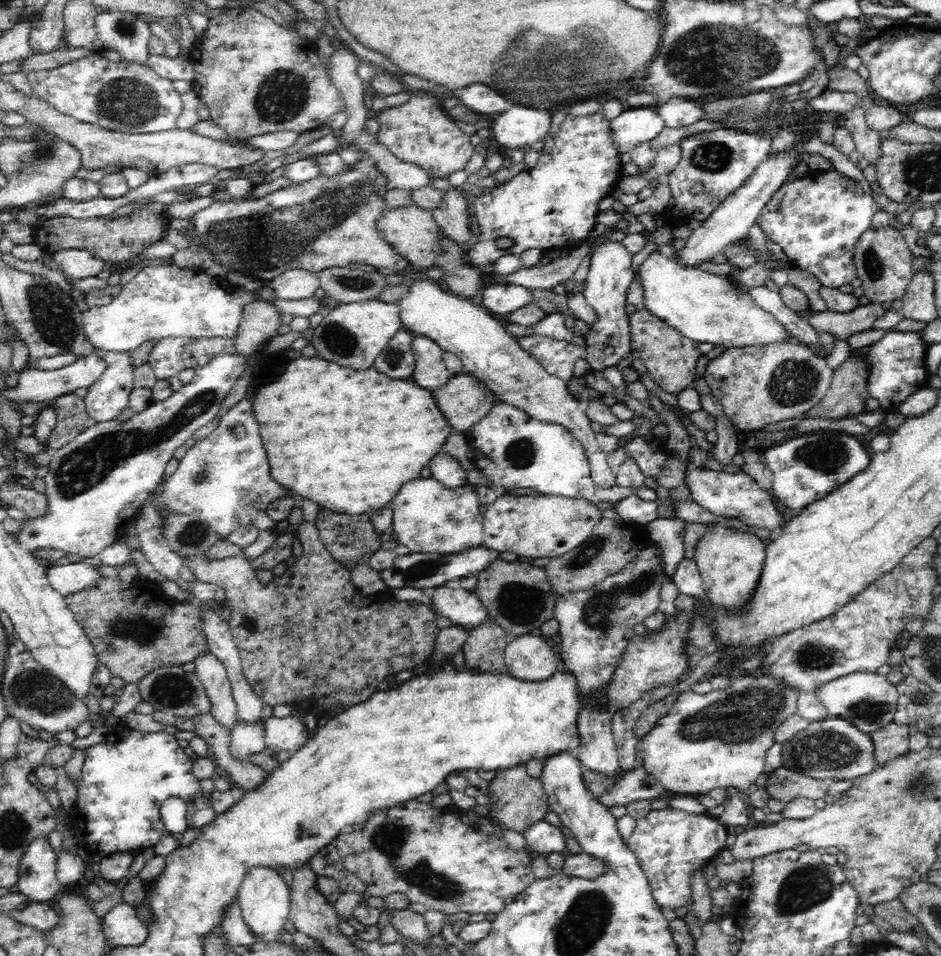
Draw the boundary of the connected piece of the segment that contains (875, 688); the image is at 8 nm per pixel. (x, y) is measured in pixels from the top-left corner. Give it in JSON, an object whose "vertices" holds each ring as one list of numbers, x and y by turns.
{"vertices":[[856,672,856,674,842,676,832,682,822,684,822,687,813,694,828,710,828,717,840,717,847,720,866,734,872,735,873,732,888,726,890,722,895,722,899,692,897,685,892,684,886,675]]}

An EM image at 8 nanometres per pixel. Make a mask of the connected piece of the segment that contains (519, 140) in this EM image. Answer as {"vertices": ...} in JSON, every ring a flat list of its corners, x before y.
{"vertices":[[512,106,496,116,491,134,504,147,528,148,534,142,546,138,551,130,552,114,542,108]]}

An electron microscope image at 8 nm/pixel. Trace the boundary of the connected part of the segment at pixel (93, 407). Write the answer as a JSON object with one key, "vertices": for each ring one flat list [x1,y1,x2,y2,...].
{"vertices":[[93,352,106,361,106,370,88,389,85,410,95,422,106,422,116,419,123,408,128,407,130,392,134,390,133,364,131,352]]}

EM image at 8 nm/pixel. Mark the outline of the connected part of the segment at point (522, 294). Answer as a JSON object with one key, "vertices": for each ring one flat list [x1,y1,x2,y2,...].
{"vertices":[[486,284,480,306,496,314,510,314,534,302,532,289,515,284]]}

